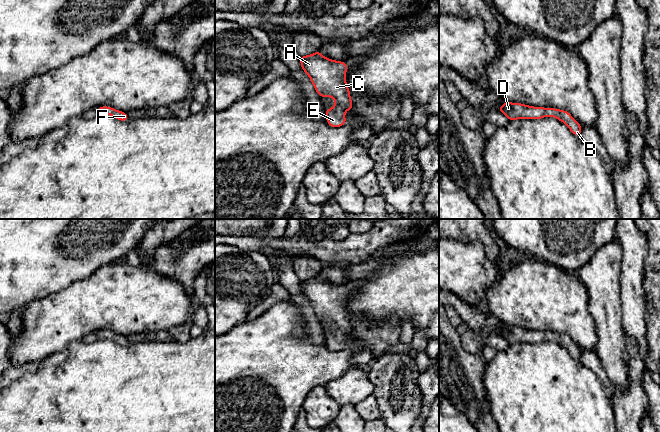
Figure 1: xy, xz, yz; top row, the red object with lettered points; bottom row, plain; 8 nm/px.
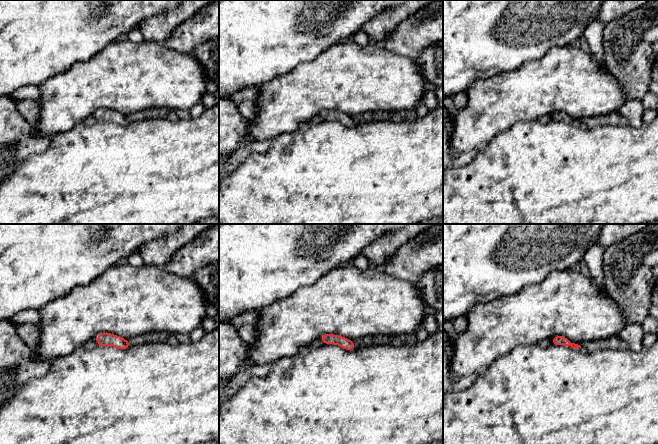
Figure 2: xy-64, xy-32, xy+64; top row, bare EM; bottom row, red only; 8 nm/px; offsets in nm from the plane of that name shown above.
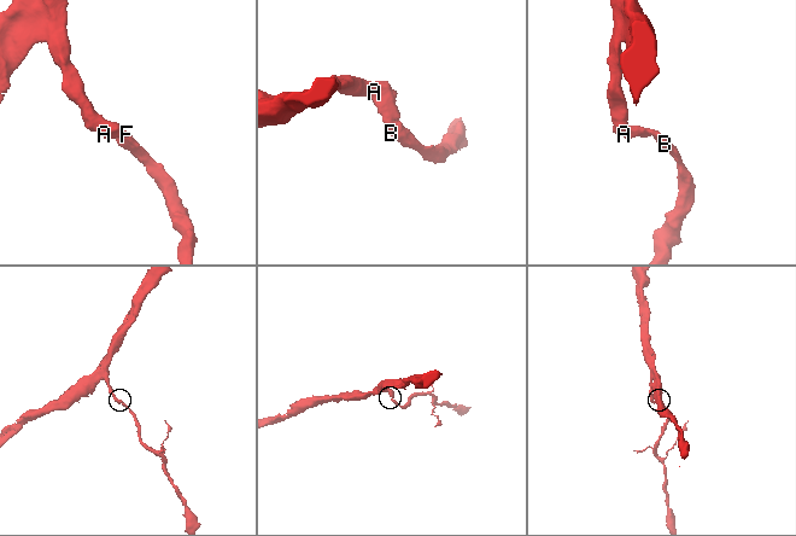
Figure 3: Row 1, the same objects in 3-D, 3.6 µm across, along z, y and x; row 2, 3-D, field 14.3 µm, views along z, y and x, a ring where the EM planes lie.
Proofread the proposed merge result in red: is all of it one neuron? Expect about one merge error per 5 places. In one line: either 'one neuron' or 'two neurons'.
one neuron

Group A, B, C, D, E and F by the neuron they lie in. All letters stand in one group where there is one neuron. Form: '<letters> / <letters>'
A B C D E F

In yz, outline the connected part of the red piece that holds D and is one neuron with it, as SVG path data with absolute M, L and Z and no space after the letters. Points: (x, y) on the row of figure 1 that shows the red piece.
M506 101L499 107L498 111L502 112L509 121L516 119L541 119L546 116L555 117L559 121L565 123L575 136L580 137L581 135L582 126L568 111L556 108L533 107Z

